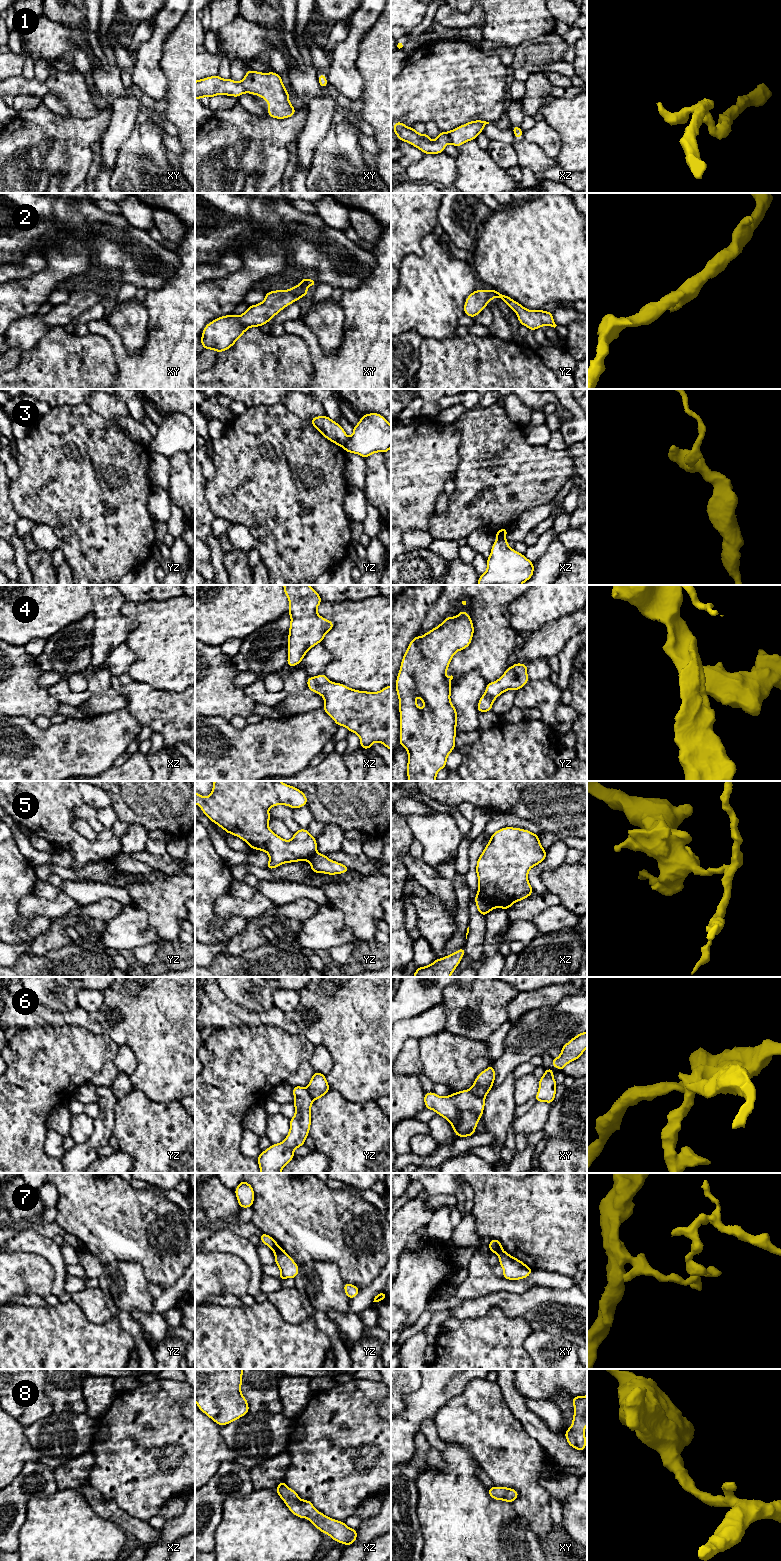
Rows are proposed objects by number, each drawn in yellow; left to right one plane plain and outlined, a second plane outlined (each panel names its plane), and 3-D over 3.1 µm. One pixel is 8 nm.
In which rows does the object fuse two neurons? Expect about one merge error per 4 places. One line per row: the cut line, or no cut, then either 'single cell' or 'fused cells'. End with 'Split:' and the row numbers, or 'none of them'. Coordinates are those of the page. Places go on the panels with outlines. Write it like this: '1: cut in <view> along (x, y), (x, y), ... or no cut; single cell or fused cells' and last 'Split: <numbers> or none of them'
1: no cut; single cell
2: no cut; single cell
3: cut in yz along (348, 438), (343, 447); fused cells
4: no cut; single cell
5: cut in xz along (476, 894), (488, 900), (494, 907); fused cells
6: cut in xy along (469, 1089), (484, 1098); fused cells
7: cut in xy along (501, 1247), (494, 1252); fused cells
8: no cut; single cell
Split: 3, 5, 6, 7

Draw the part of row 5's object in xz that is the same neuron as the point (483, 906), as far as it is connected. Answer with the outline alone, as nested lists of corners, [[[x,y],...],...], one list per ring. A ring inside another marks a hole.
[[[477,894],[475,895],[475,903],[479,913],[482,916],[485,916],[487,913],[494,909],[491,902],[487,901],[486,899],[483,899]]]

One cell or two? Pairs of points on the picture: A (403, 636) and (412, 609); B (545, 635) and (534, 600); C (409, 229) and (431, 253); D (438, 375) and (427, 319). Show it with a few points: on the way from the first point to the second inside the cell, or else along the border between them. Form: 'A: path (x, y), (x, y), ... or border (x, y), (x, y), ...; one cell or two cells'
A: path (403, 629), (407, 616); one cell
B: border (563, 616), (542, 625), (531, 633); two cells
C: border (432, 231), (419, 255), (403, 257); two cells
D: border (454, 334), (441, 339), (423, 339); two cells

